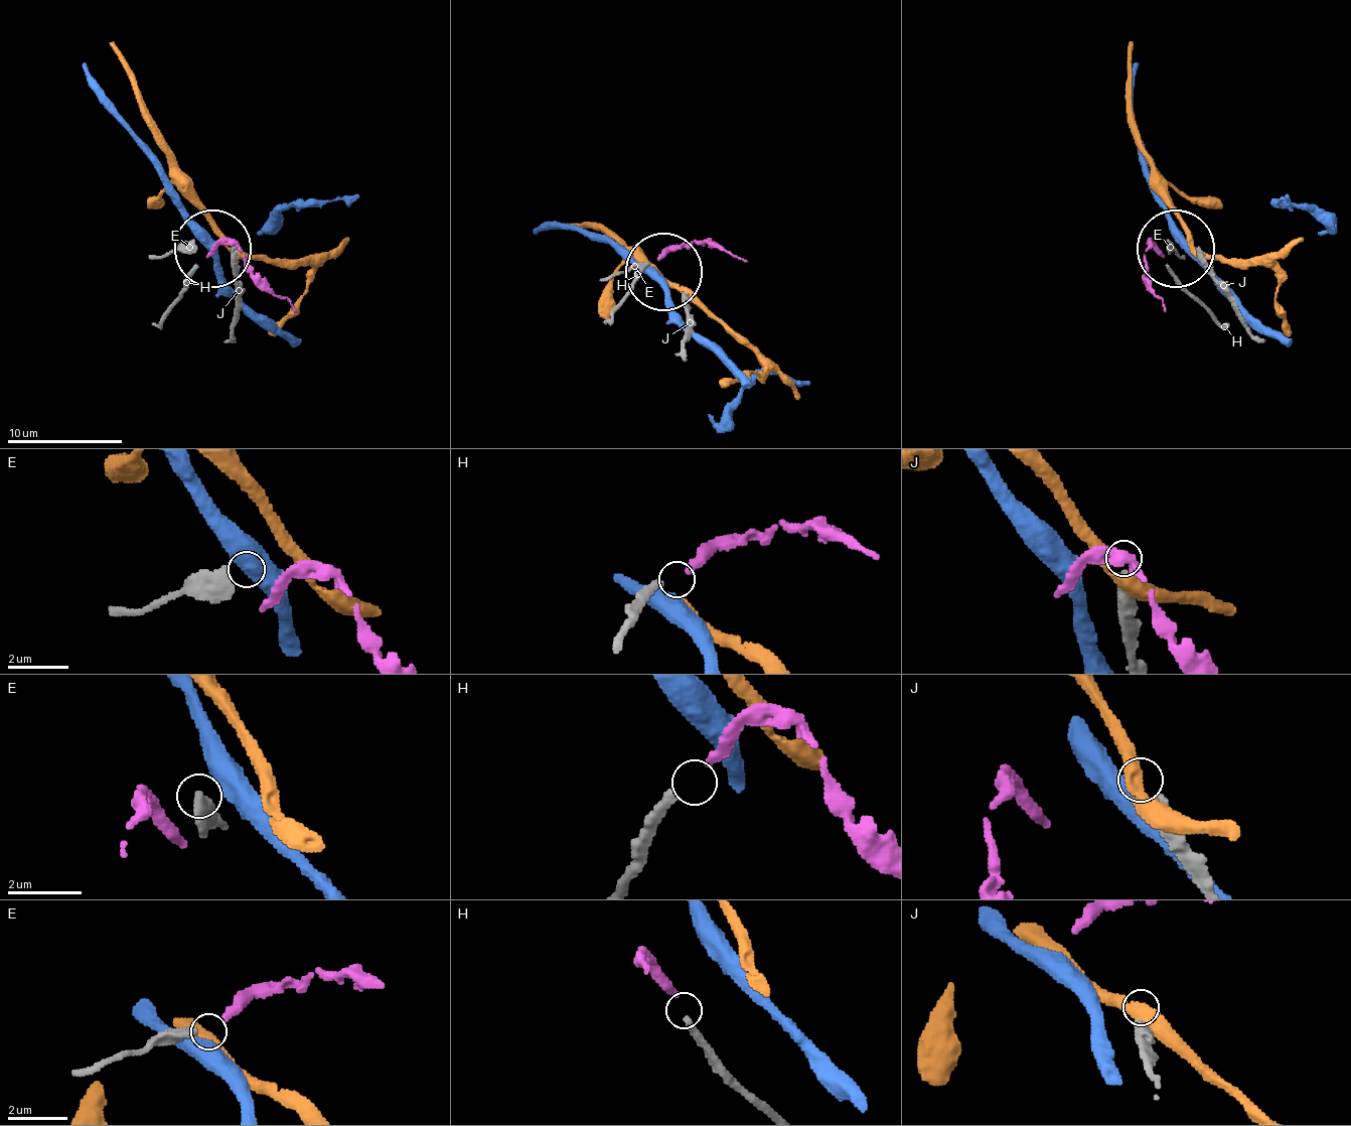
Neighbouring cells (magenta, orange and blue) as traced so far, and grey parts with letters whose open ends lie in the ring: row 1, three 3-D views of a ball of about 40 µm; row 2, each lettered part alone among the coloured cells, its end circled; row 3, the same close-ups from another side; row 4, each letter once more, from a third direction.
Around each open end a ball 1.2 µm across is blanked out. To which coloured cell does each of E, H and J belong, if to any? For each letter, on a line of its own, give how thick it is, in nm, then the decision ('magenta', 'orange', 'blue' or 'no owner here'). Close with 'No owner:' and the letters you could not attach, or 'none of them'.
E: 500 nm | no owner here
H: 280 nm | no owner here
J: 380 nm | no owner here
No owner: E, H, J

